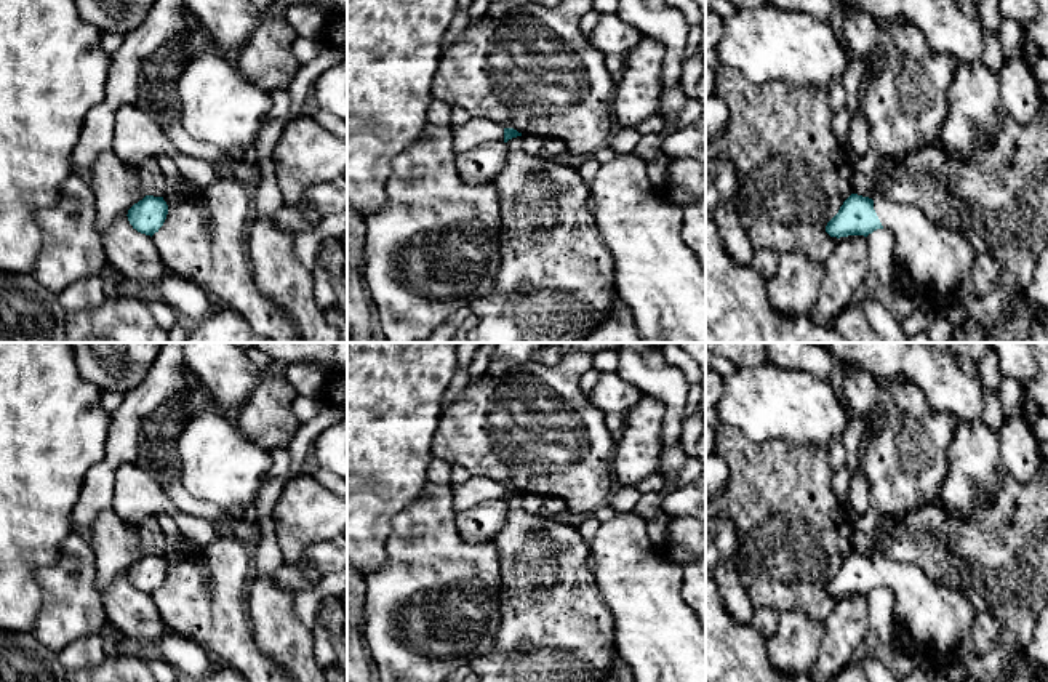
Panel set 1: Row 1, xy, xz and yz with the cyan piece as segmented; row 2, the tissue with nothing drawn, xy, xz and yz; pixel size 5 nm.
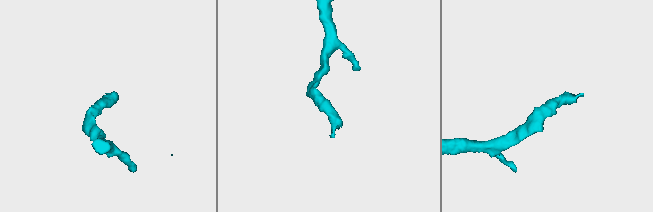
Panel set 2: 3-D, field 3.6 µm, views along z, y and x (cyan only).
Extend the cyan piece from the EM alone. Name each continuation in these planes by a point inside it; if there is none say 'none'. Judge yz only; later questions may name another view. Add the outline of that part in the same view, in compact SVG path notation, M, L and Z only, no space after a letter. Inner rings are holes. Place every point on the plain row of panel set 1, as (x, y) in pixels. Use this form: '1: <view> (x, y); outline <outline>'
1: yz (933, 617); outline M874 559L874 568L883 588L890 588L894 594L894 626L899 628L917 648L923 666L936 669L942 656L960 653L962 636L979 615L963 592L941 584L912 562Z

